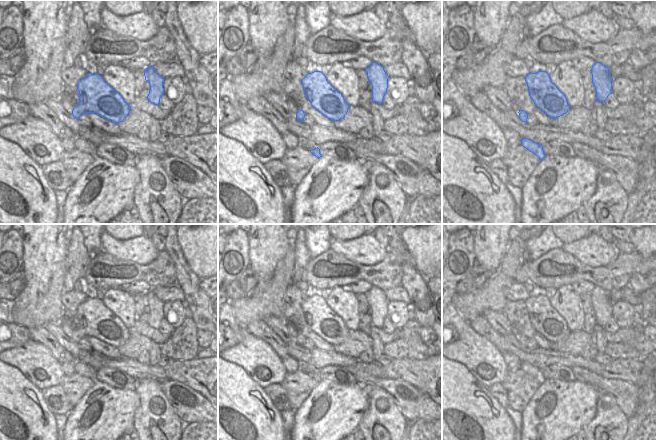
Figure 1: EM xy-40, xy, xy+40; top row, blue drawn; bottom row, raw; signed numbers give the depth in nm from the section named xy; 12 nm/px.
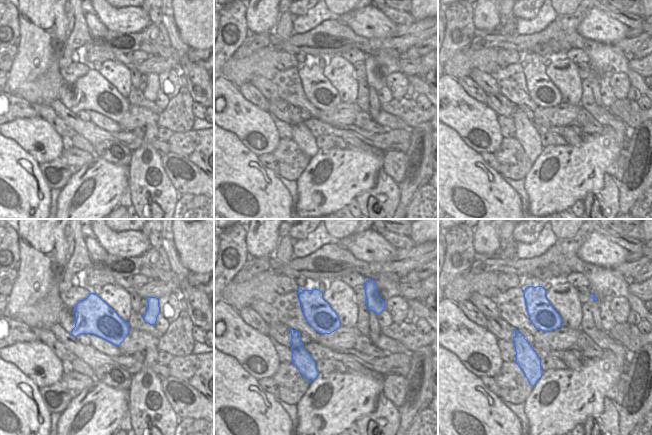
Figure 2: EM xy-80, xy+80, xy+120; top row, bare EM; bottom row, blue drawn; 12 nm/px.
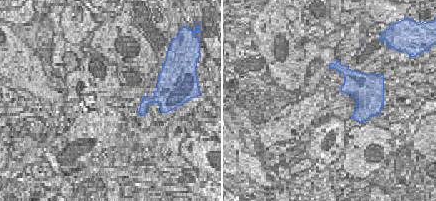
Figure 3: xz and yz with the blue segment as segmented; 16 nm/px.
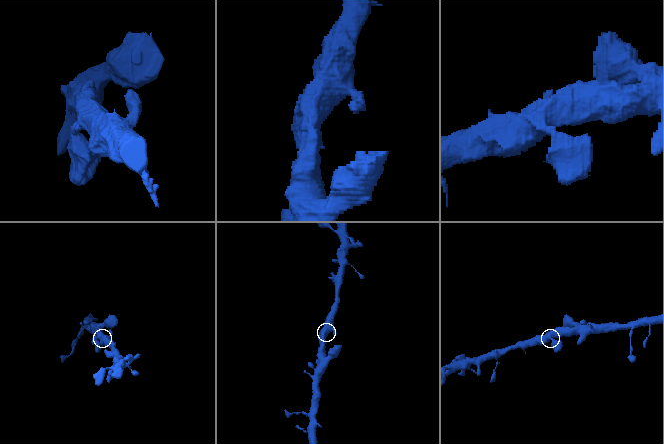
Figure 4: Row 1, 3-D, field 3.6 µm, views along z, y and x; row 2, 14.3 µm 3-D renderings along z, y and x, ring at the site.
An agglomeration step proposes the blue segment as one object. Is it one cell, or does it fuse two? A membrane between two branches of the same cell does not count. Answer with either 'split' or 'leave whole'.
leave whole

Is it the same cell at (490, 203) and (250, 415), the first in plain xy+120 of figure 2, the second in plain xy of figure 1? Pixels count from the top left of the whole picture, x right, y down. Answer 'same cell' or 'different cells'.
same cell

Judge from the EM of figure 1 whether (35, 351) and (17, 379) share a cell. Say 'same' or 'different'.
different

